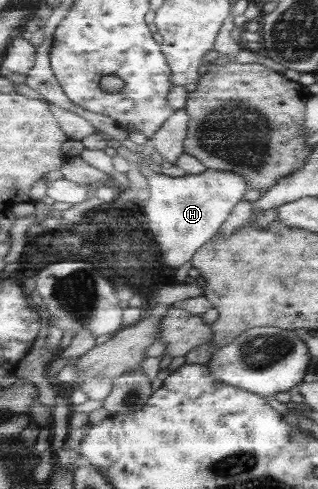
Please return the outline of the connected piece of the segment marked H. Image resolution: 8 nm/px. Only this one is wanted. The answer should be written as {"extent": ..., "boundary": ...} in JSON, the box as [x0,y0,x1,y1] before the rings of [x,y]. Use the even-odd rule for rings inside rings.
{"extent":[142,170,250,271],"boundary":[[[206,170],[199,175],[183,177],[168,177],[168,175],[150,171],[147,179],[151,194],[148,201],[142,203],[143,211],[149,221],[149,229],[163,253],[166,265],[169,265],[174,271],[178,267],[182,267],[184,263],[190,263],[196,251],[217,235],[220,227],[224,225],[224,221],[230,217],[234,205],[240,203],[244,193],[250,189],[244,176],[230,171]]]}

